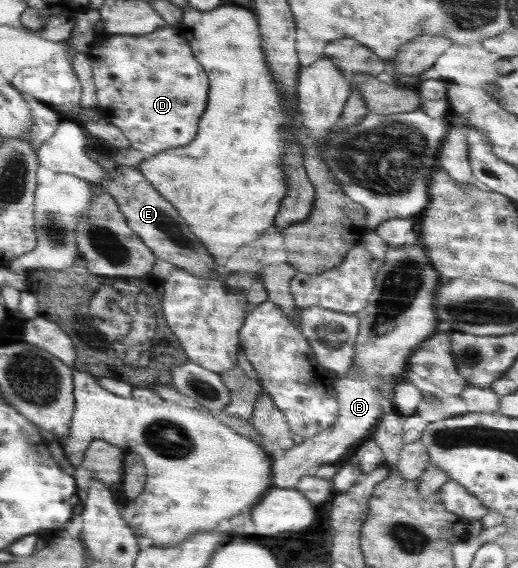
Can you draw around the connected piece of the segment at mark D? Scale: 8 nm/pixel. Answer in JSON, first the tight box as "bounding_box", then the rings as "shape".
{"bounding_box":[86,23,210,158],"shape":[[[183,23],[166,24],[164,28],[146,35],[107,34],[99,31],[86,52],[92,63],[98,113],[123,132],[130,148],[149,158],[186,146],[195,140],[198,124],[206,110],[210,81],[204,67],[194,58],[184,32]]]}

